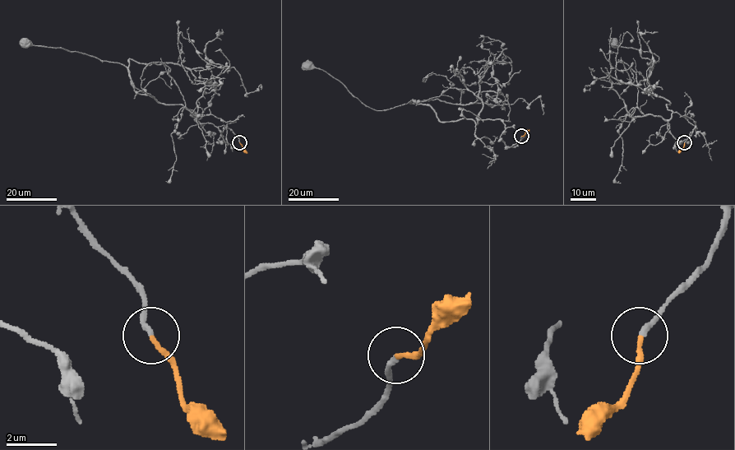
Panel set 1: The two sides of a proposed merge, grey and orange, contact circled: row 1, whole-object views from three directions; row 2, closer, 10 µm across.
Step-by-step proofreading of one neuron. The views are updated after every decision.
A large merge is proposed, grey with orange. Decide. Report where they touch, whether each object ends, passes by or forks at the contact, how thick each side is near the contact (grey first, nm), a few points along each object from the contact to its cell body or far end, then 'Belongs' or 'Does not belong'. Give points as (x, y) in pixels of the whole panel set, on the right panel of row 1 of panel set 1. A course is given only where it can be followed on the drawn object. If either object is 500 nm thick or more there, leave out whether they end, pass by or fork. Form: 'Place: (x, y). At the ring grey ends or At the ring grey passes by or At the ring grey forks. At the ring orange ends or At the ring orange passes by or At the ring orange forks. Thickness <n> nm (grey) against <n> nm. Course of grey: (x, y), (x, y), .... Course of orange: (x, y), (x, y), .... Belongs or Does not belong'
Place: (684, 142). At the ring grey ends. At the ring orange ends. Thickness 220 nm (grey) against 190 nm. Course of grey: (684, 142), (695, 127), (678, 141), (667, 128), (670, 103), (649, 83), (658, 57), (615, 43). Course of orange: (684, 142), (684, 146), (677, 152). Belongs

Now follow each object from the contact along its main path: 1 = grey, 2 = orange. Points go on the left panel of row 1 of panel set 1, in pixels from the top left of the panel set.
1: (239, 142), (229, 128), (222, 141), (218, 128), (191, 109), (140, 91), (118, 62), (25, 43)
2: (239, 142), (247, 152)

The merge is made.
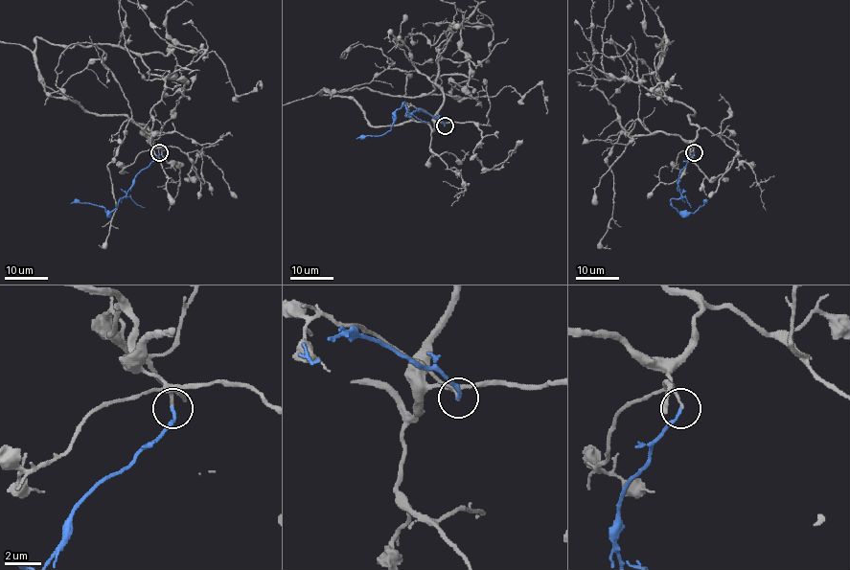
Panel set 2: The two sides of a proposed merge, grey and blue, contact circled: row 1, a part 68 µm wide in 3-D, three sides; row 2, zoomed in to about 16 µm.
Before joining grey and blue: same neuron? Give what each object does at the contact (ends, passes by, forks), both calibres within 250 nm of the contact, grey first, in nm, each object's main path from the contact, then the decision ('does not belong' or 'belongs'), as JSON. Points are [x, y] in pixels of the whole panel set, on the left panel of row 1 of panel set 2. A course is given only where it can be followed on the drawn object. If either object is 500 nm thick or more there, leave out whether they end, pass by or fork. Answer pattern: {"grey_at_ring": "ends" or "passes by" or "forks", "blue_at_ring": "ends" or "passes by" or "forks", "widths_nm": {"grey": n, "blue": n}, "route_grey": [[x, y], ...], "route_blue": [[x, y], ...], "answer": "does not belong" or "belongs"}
{"grey_at_ring": "ends", "blue_at_ring": "ends", "widths_nm": {"grey": 150, "blue": 170}, "route_grey": [[159, 151], [141, 124], [87, 113], [55, 92], [35, 56], [18, 44]], "route_blue": [[159, 152], [109, 212], [93, 204], [71, 203]], "answer": "belongs"}

